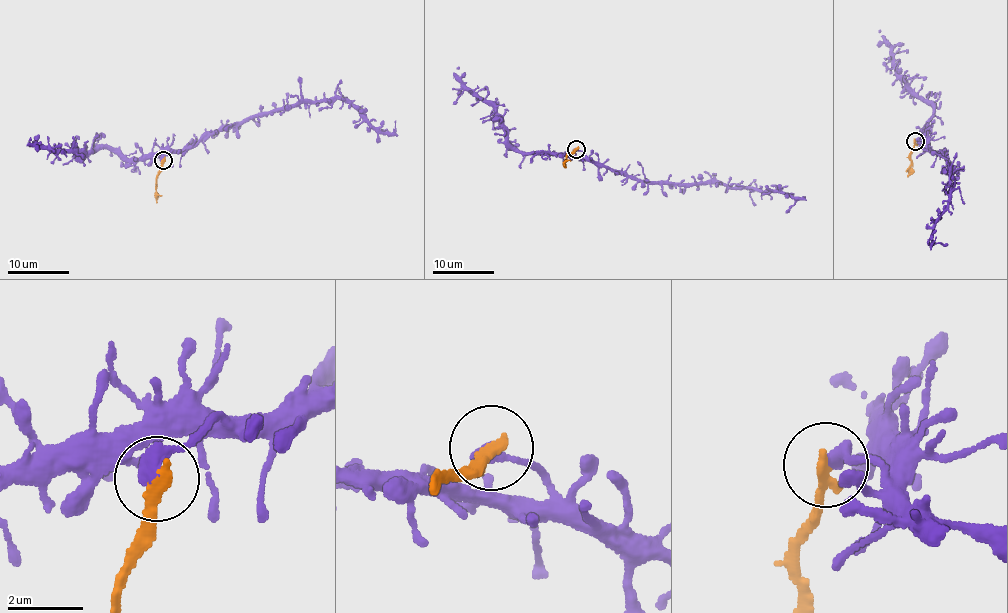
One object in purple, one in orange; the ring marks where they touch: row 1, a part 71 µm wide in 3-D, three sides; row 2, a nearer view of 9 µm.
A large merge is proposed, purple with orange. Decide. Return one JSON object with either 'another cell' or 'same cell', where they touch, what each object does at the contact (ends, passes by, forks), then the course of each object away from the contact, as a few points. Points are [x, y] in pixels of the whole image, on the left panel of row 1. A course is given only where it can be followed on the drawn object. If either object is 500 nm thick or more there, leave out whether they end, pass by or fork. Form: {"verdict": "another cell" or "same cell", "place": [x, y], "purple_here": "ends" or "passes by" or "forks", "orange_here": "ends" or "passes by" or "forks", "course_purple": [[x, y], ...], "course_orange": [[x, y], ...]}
{"verdict": "another cell", "place": [163, 160], "purple_here": "ends", "orange_here": "ends", "course_purple": [[163, 160], [170, 151], [195, 147], [232, 126], [309, 101], [349, 100], [369, 122], [389, 133], [396, 120]], "course_orange": [[163, 160], [156, 179], [157, 202]]}

